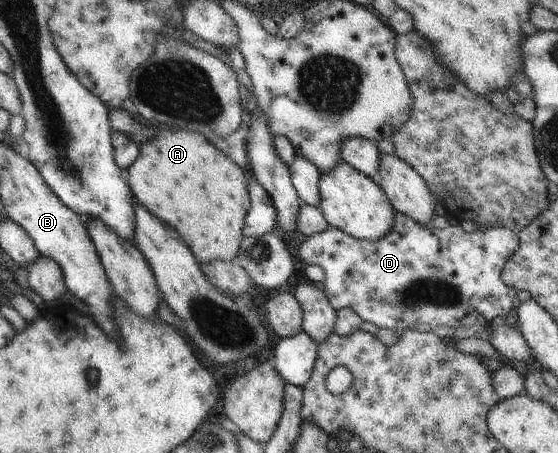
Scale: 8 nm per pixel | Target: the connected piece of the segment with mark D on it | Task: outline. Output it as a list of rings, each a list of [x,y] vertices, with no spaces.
[[[395,211],[394,226],[375,241],[354,238],[329,225],[322,234],[304,238],[296,246],[295,254],[306,265],[320,265],[324,269],[324,292],[336,310],[353,308],[364,321],[389,330],[402,330],[405,327],[429,330],[439,325],[459,329],[483,326],[490,324],[495,317],[514,314],[517,290],[501,281],[501,272],[519,244],[518,232],[509,228],[497,227],[483,233],[481,230],[468,233],[462,230],[458,221],[455,225],[433,230]]]

